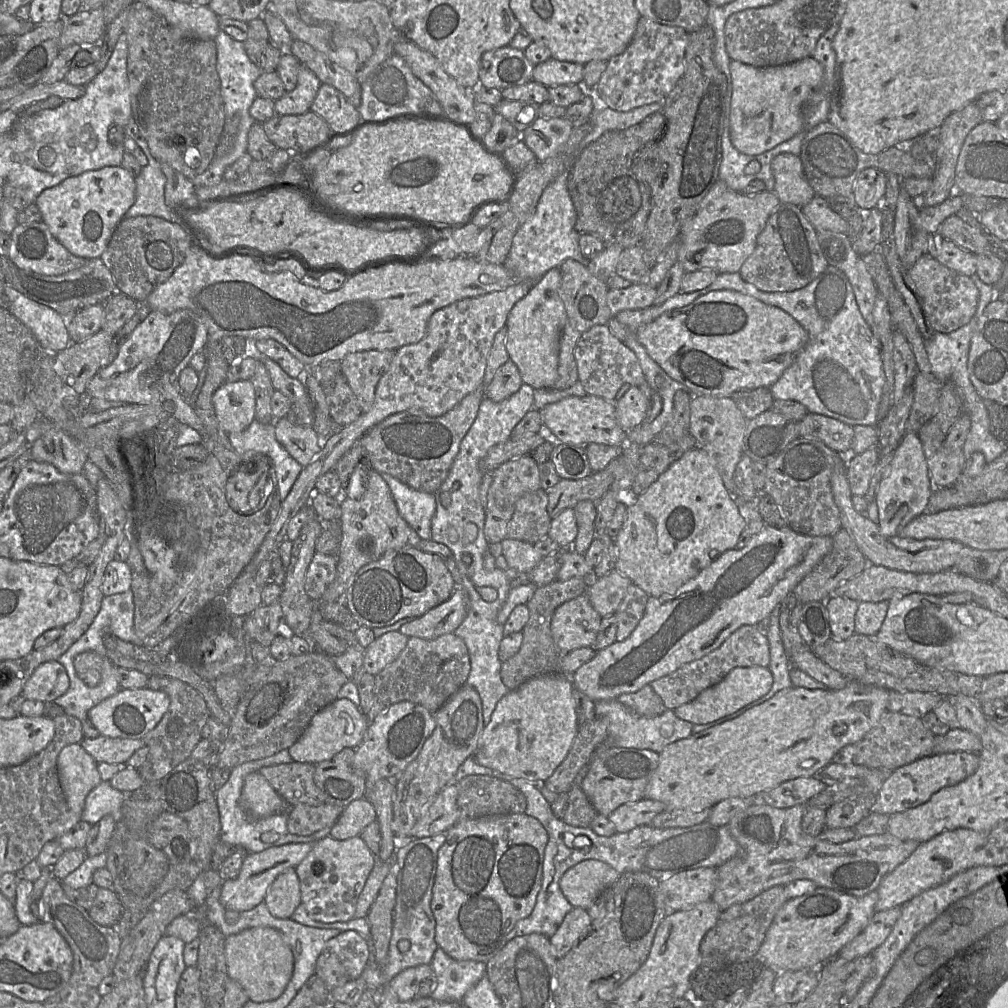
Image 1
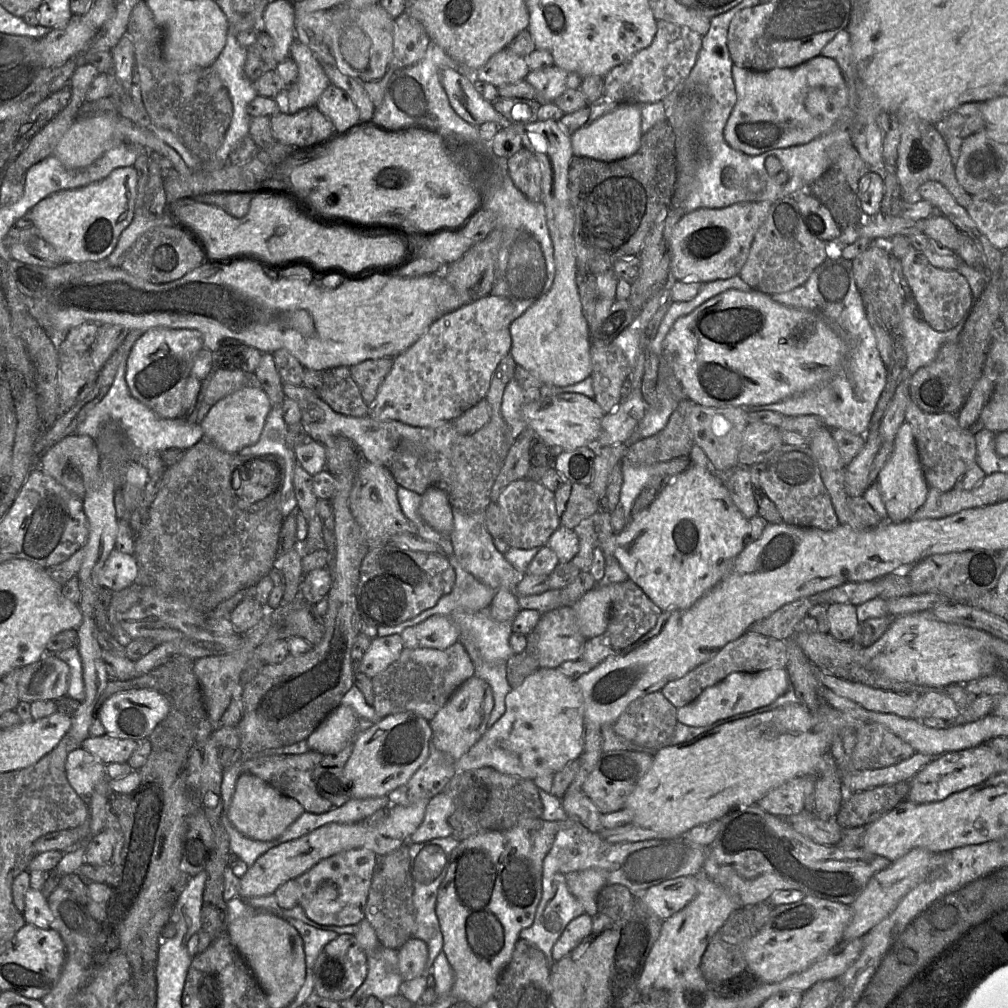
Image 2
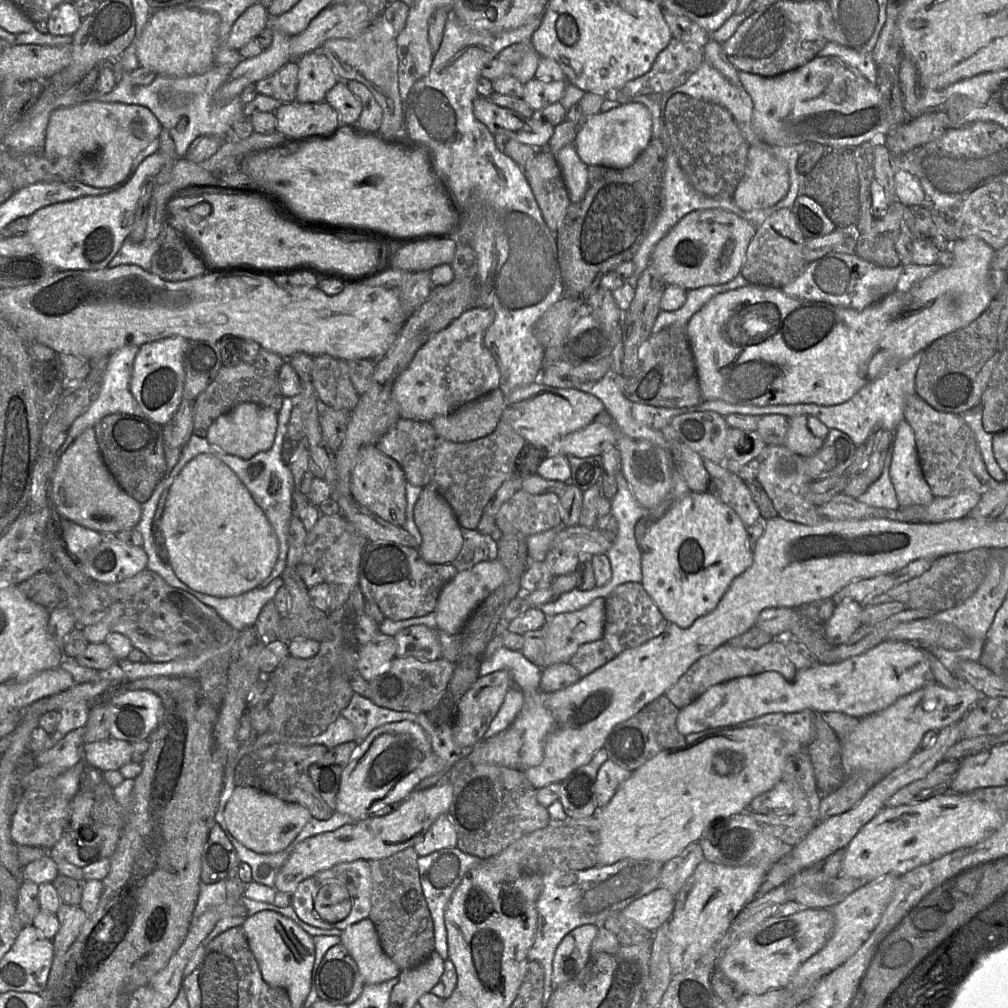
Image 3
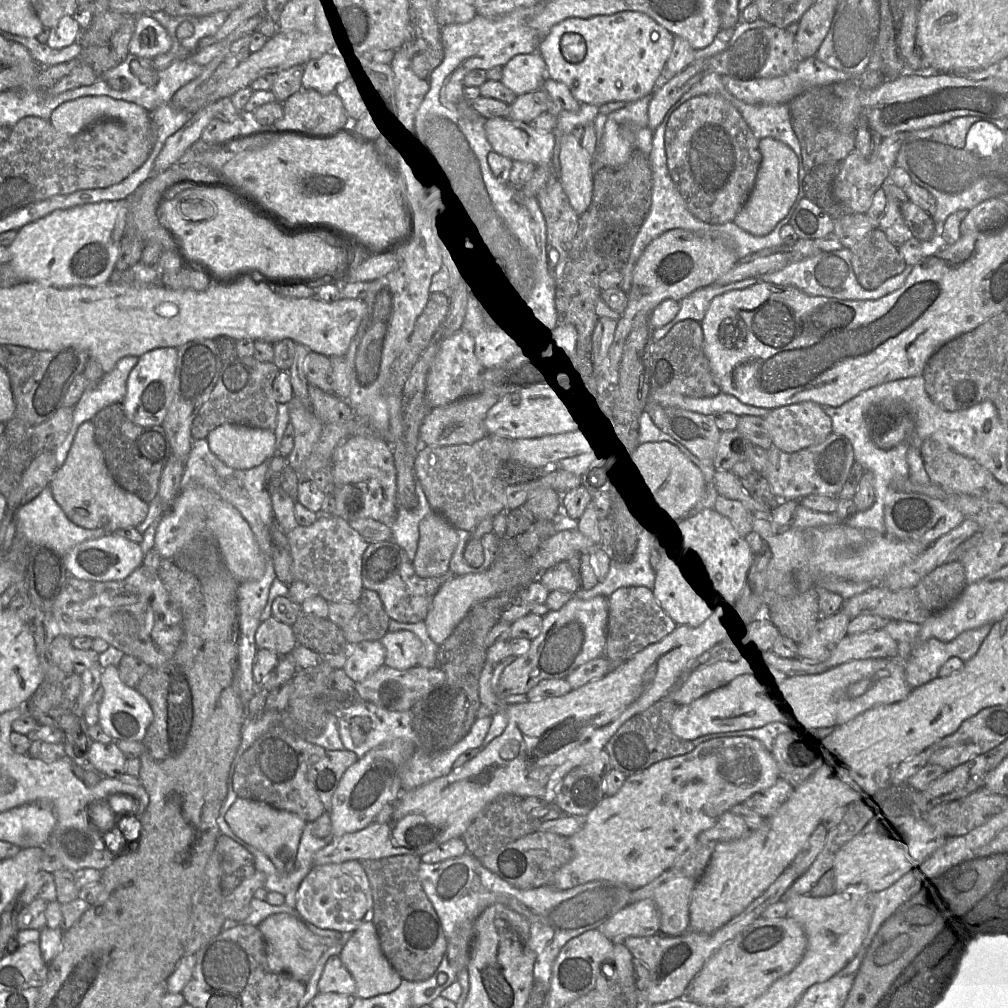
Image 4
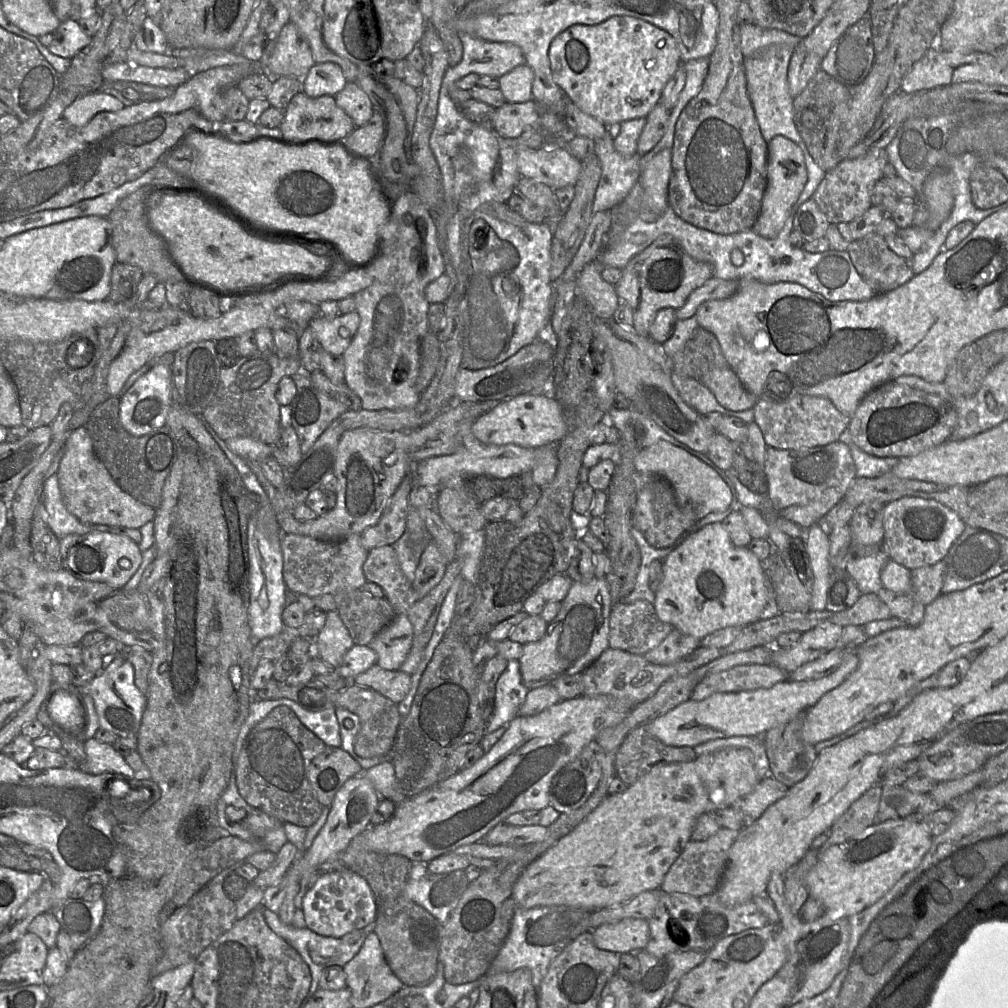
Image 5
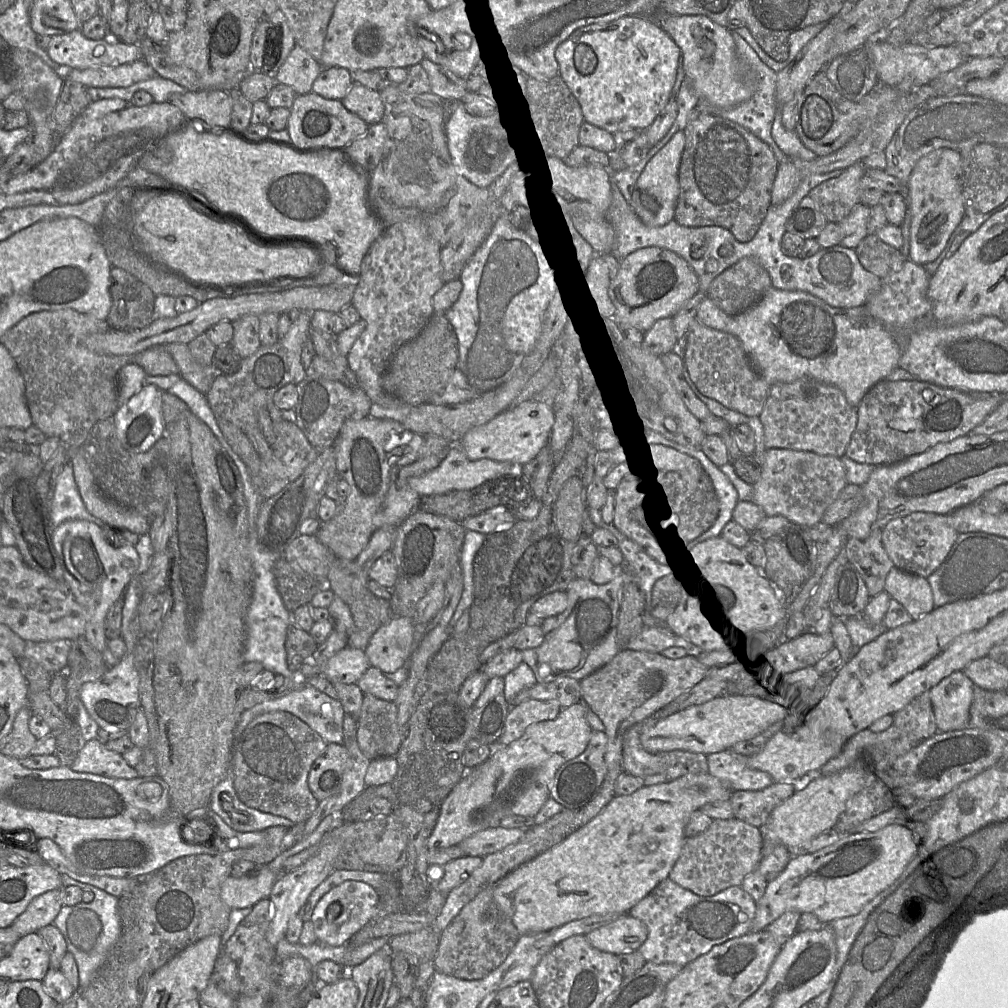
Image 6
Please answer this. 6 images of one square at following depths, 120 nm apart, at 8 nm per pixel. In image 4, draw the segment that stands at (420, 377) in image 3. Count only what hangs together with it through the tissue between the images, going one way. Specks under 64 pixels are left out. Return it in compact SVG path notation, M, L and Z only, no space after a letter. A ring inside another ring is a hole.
M460 329L441 342L428 372L424 392L428 405L430 408L436 408L481 393L484 370L475 354L474 338L467 331Z

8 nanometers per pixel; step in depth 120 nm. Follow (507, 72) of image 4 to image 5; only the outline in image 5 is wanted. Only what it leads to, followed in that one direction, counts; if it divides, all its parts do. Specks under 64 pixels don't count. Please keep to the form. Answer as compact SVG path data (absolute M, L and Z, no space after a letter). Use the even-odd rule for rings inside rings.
M527 64L515 67L499 78L500 89L507 102L526 102L533 99L534 71Z

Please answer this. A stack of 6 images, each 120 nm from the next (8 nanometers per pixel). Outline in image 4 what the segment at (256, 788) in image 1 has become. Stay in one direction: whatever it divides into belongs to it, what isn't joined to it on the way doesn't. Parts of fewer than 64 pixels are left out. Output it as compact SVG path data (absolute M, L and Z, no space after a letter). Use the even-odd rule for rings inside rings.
M238 797L227 811L225 820L238 838L263 852L281 875L294 871L301 834L307 824L297 814L276 809L265 802Z

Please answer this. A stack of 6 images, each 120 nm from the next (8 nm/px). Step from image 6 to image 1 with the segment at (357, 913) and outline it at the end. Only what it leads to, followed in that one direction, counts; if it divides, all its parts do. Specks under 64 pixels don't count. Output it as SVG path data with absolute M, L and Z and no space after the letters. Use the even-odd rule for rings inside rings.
M326 836L314 843L303 861L295 867L300 883L301 902L309 917L323 923L354 919L357 899L374 867L372 854L360 836L337 840Z

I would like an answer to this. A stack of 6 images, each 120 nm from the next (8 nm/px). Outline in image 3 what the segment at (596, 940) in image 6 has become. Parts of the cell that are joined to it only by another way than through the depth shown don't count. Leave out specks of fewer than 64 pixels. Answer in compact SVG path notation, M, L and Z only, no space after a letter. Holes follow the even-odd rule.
M657 888L631 902L623 911L627 918L655 932L668 923L676 904L676 896L665 888Z

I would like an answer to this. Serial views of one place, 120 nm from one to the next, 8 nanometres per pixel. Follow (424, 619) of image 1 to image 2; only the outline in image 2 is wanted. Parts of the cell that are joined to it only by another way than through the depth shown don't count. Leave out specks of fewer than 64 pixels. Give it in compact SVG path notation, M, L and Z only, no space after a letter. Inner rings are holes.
M434 615L407 627L401 633L404 648L444 650L459 640L459 630L450 617Z

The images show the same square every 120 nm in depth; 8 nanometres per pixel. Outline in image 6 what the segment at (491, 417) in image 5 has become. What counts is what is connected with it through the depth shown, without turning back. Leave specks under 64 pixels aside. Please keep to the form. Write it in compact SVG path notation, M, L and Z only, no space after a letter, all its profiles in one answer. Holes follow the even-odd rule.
M539 400L513 405L489 422L469 430L458 442L468 459L488 458L522 466L533 460L548 444L555 423L555 410Z

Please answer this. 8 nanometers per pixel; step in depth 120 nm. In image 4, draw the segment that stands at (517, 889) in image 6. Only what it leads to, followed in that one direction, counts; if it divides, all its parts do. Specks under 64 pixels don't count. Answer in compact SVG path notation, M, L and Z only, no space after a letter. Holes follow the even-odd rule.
M727 737L713 739L698 745L691 752L661 760L652 764L645 770L626 778L623 786L612 796L605 796L583 819L581 829L569 837L569 843L574 851L573 858L561 867L553 876L547 886L557 890L568 890L575 886L595 880L607 880L621 883L632 890L639 889L659 877L667 869L671 869L674 862L696 841L698 835L711 828L724 813L734 805L743 803L755 793L770 788L779 779L778 769L771 753L756 739L750 737Z

